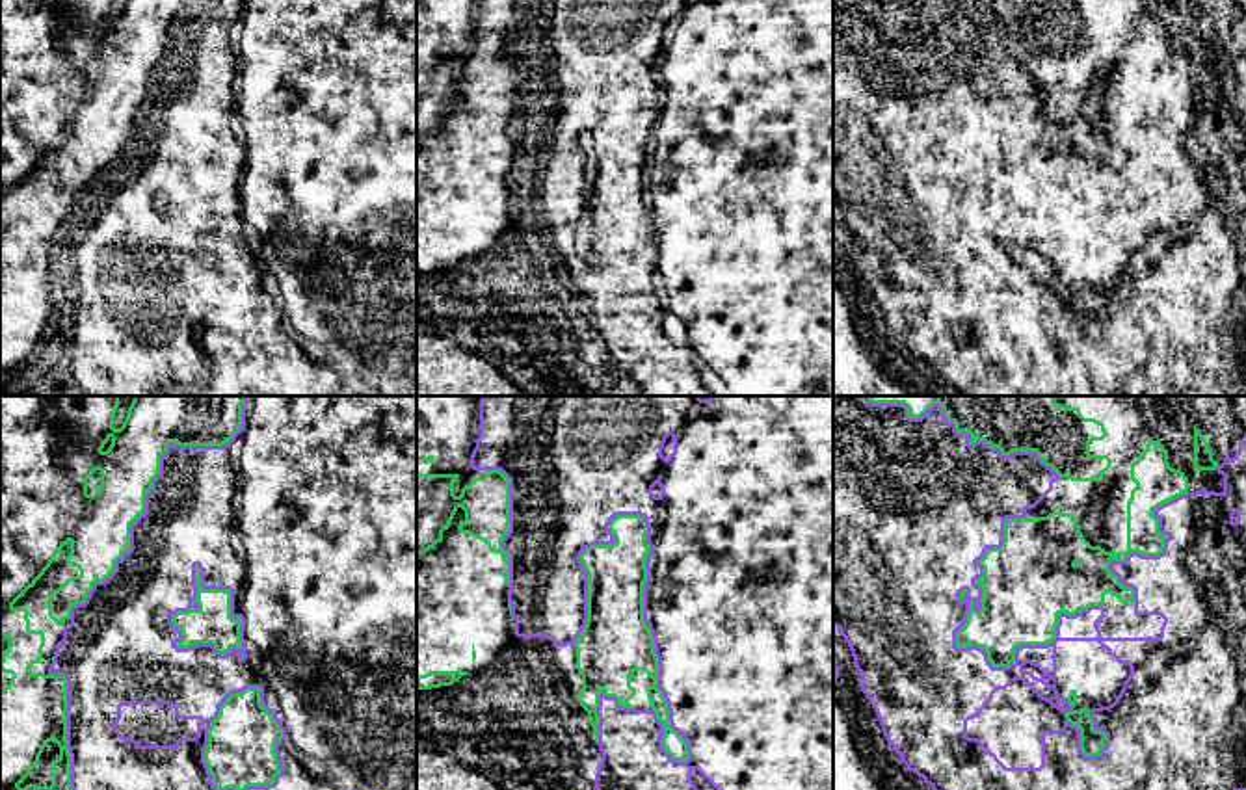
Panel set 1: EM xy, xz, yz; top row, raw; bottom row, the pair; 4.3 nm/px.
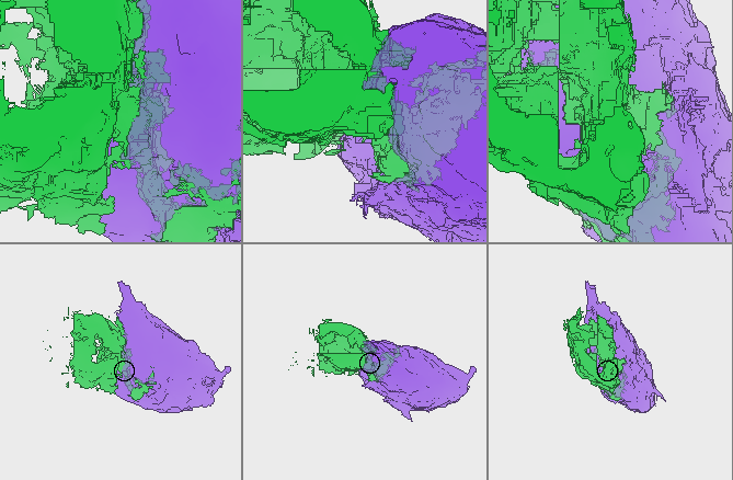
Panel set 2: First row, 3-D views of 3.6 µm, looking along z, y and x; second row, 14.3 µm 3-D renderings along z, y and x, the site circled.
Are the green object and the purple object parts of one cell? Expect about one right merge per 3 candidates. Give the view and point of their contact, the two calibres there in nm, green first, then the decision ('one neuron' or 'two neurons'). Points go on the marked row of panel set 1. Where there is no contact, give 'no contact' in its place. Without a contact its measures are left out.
meets green in xz at (648, 629); 300 nm thick on the green side, 480 nm on the other; two neurons

